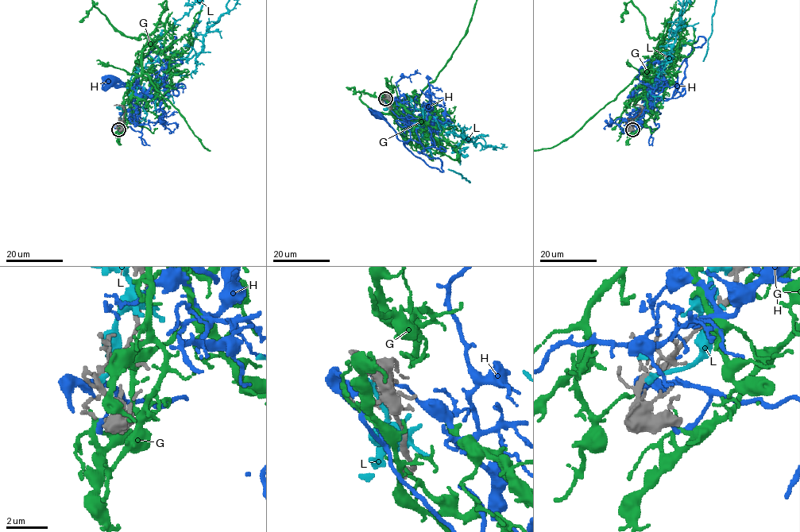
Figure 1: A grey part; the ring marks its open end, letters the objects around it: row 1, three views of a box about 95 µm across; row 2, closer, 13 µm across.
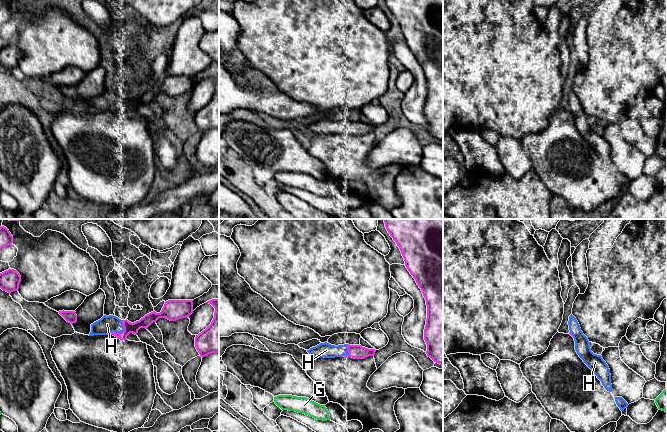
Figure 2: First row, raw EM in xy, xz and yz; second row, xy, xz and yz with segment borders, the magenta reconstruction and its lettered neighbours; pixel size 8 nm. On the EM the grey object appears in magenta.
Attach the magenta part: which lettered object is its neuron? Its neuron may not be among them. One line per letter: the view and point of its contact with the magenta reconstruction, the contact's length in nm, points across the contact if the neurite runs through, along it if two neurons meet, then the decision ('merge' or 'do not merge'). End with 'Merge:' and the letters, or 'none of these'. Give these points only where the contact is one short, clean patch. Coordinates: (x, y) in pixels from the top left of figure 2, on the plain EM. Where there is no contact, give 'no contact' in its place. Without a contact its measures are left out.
G: no contact; do not merge
H: meets magenta in xy at (121, 108); contact 160 nm long; merge
L: no contact; do not merge
Merge: H

